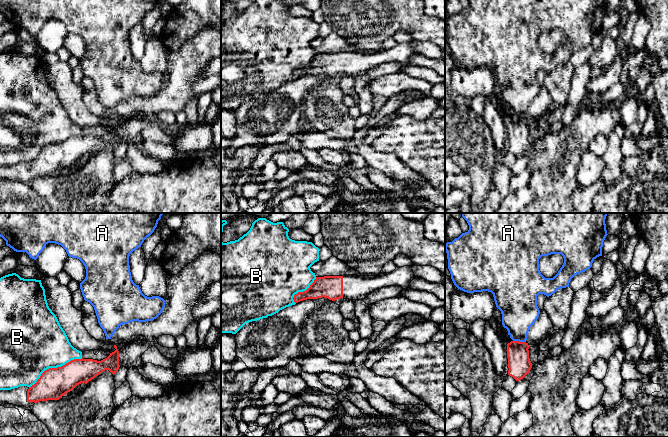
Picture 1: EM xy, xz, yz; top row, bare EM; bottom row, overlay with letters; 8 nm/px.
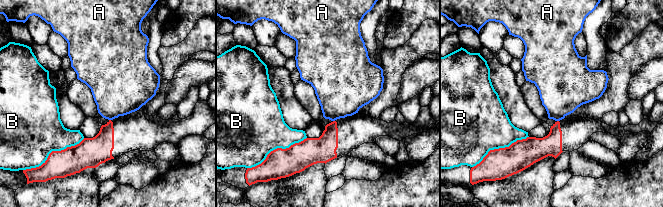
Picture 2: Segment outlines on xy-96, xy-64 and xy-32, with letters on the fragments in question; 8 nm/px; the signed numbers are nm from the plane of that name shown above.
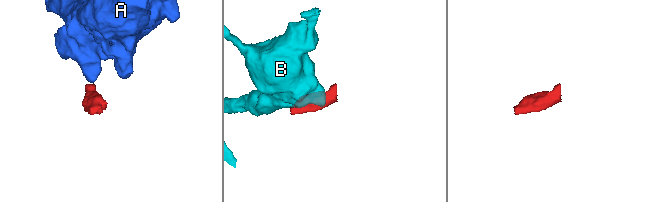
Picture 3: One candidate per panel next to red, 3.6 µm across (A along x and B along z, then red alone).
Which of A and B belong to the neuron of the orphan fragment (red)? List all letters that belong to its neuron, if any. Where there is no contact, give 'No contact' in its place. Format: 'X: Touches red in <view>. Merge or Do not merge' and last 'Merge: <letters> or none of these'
A: Touches red in yz. Do not merge
B: Touches red in xy. Do not merge
Merge: none of these

